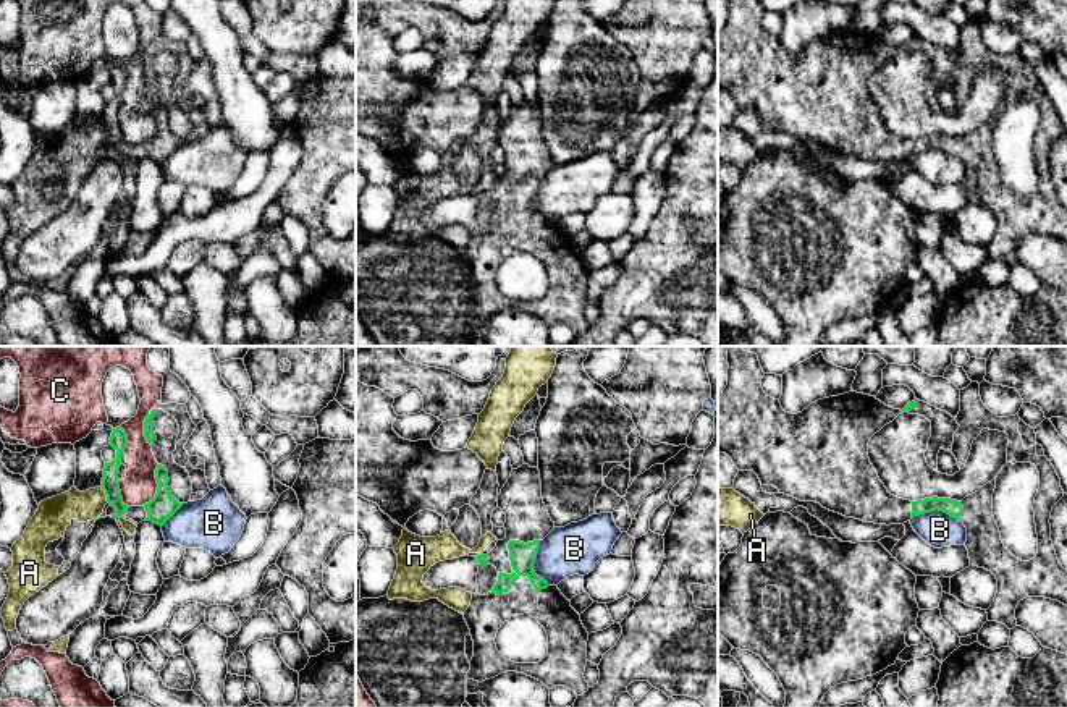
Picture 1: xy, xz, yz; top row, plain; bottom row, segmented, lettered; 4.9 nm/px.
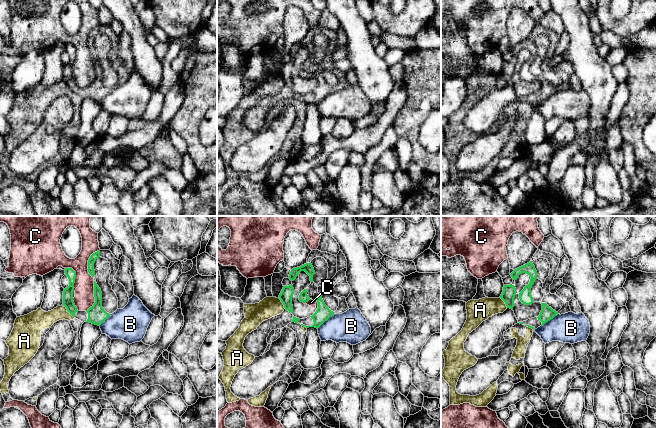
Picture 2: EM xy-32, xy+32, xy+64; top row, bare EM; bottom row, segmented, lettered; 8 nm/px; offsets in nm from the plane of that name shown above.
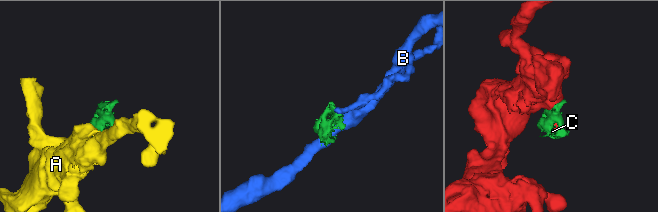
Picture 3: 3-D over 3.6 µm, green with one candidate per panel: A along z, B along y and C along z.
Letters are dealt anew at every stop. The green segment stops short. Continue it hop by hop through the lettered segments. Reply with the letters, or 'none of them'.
none of them

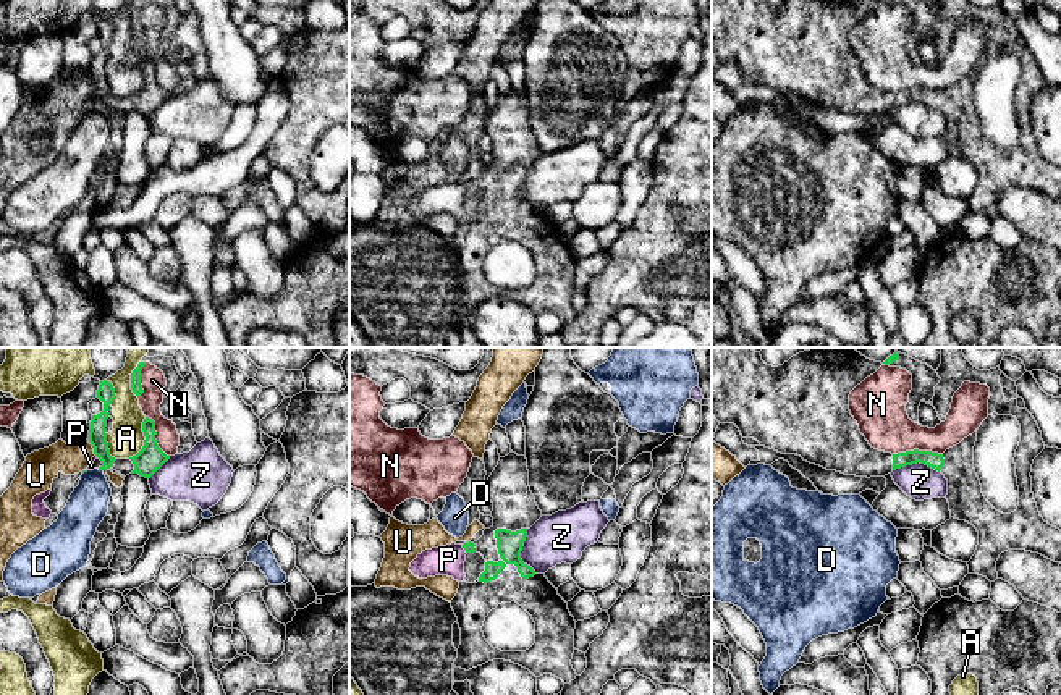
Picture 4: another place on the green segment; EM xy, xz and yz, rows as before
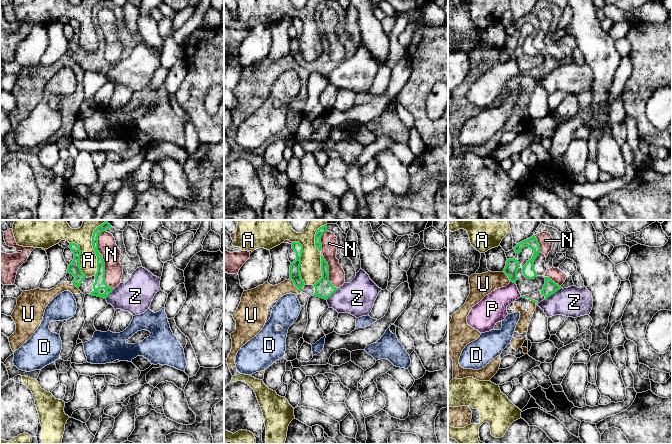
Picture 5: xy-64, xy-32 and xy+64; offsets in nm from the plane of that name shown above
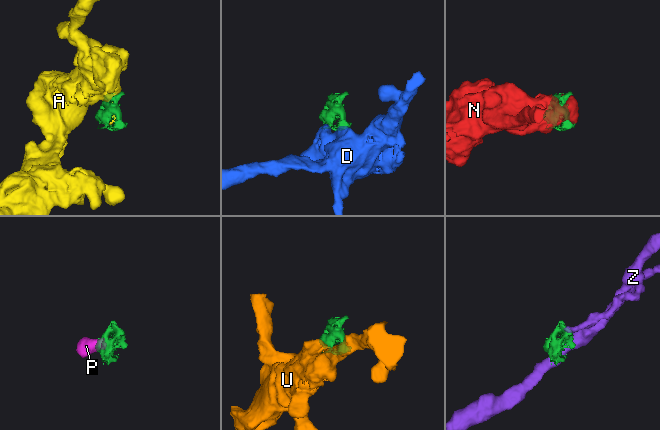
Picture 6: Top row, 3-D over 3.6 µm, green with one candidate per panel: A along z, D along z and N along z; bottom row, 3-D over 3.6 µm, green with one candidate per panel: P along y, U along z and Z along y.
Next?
P

